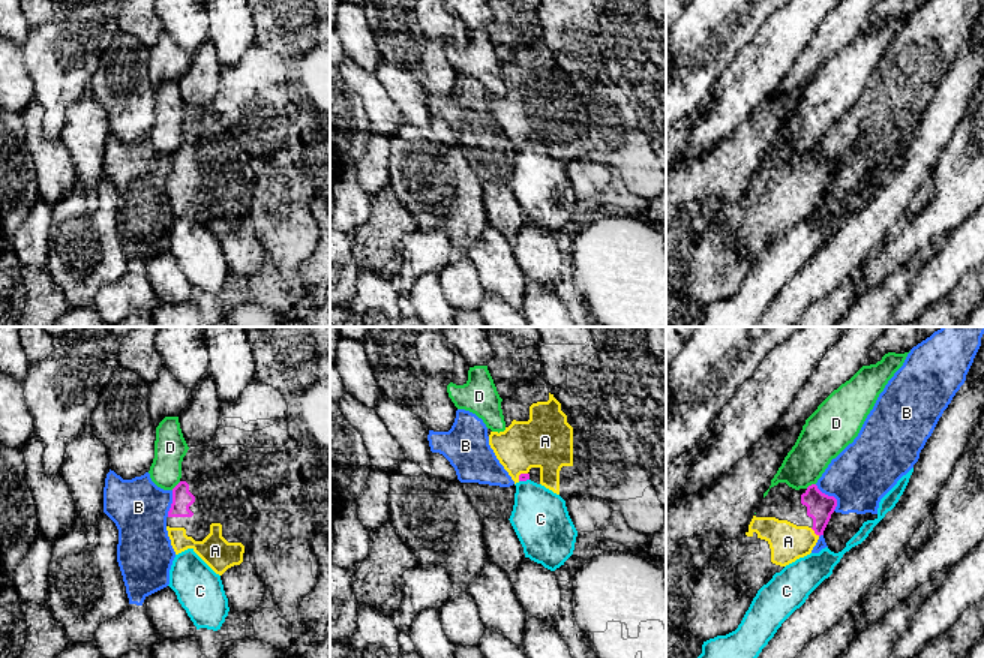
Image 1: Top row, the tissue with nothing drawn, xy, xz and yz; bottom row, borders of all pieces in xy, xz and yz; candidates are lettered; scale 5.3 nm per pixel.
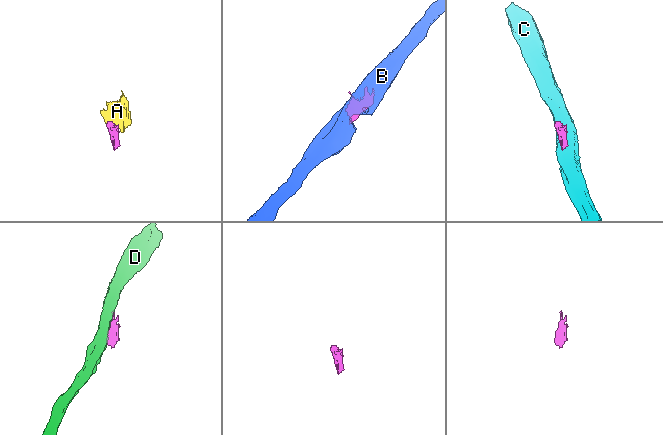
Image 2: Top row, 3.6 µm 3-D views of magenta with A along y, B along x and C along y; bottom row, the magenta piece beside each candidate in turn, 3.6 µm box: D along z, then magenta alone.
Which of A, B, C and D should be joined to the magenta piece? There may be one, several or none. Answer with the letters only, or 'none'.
A

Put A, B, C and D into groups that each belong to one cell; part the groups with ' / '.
A / B / C / D

